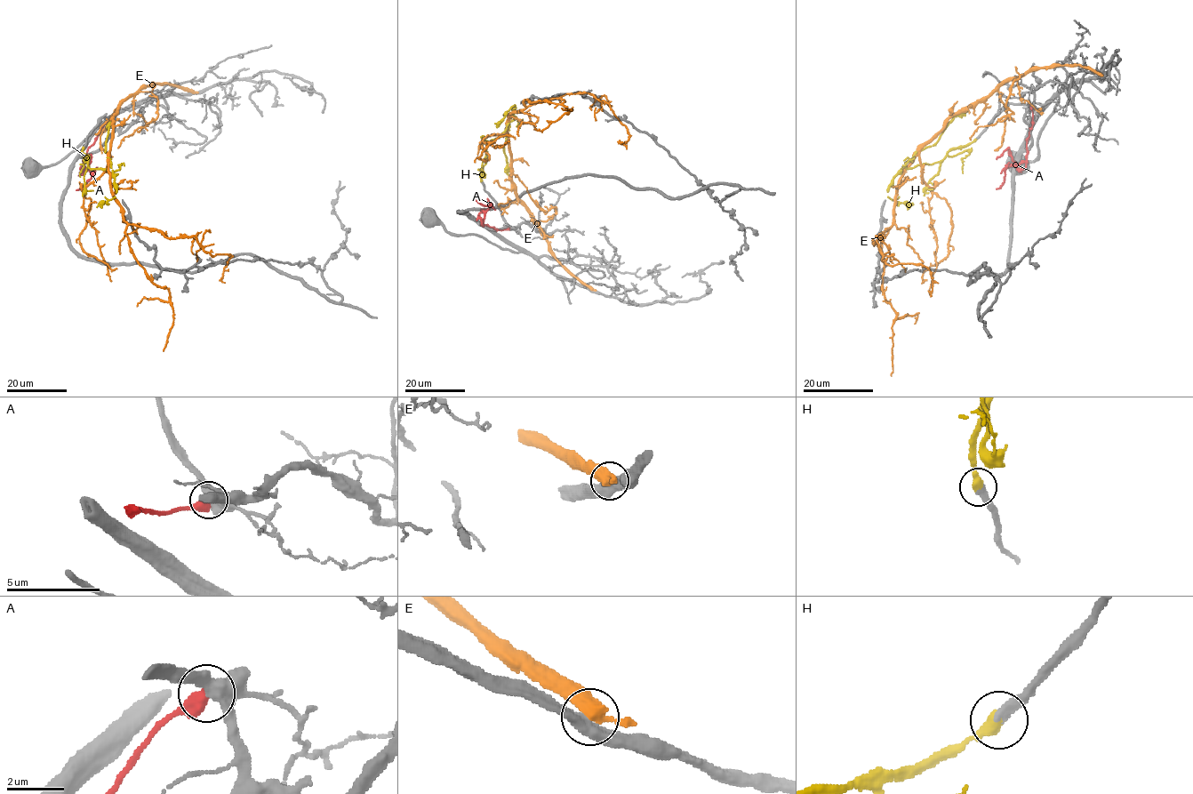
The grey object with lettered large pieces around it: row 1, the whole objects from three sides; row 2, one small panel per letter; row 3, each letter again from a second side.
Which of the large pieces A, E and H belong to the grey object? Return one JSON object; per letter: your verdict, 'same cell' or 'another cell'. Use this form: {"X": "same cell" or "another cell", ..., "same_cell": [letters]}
{"A": "another cell", "E": "another cell", "H": "same cell", "same_cell": ["H"]}

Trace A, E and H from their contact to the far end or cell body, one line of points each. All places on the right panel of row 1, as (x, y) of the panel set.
A: (1029, 106), (1032, 124), (1028, 140), (1026, 166), (1020, 168), (1008, 148), (996, 159)
E: (1101, 76), (1046, 66), (1006, 79), (920, 149), (892, 225), (873, 244), (887, 264), (924, 265), (930, 296)
H: (975, 140), (932, 164), (902, 165), (916, 151), (935, 143), (955, 116), (968, 110)

